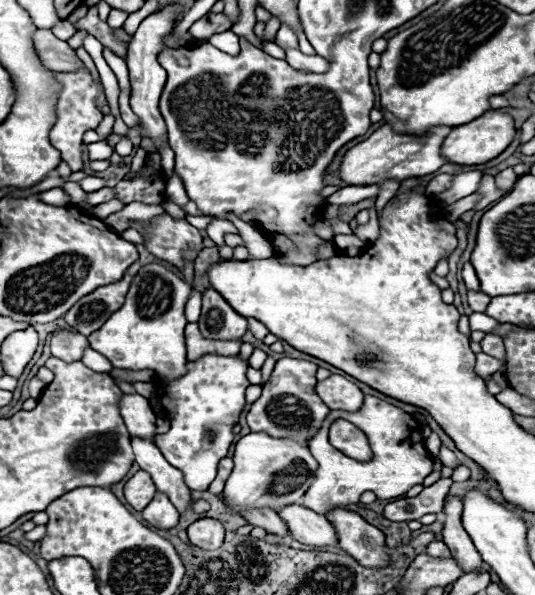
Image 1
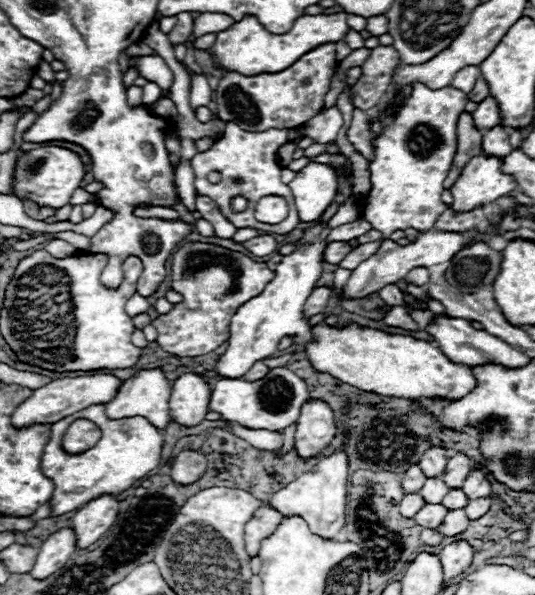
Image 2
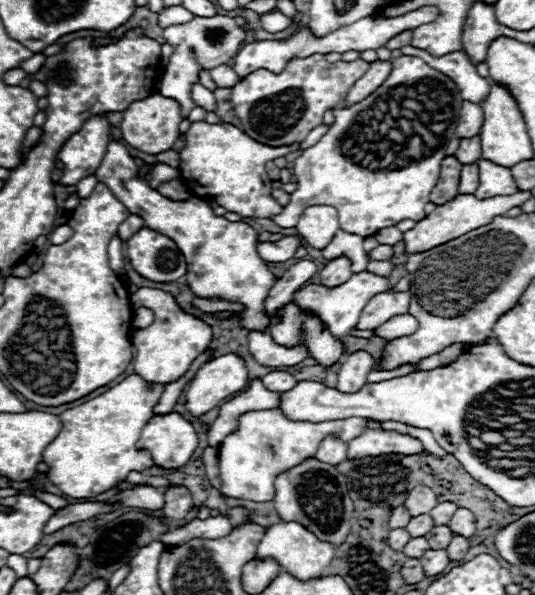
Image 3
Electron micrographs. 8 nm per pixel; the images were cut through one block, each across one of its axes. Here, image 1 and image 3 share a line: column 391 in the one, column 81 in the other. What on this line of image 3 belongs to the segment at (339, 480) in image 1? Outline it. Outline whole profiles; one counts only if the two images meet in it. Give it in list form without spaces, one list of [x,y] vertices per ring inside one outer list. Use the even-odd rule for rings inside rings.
[[[132,374],[126,380],[122,380],[120,384],[116,384],[114,388],[110,388],[108,392],[62,412],[62,416],[60,416],[62,430],[42,452],[44,462],[50,466],[46,478],[72,498],[94,498],[102,492],[108,492],[116,484],[124,482],[130,472],[142,472],[142,470],[154,466],[152,456],[142,456],[142,450],[138,450],[136,444],[140,440],[142,428],[154,416],[154,406],[158,404],[162,392],[164,392],[164,386],[148,384],[138,374]]]

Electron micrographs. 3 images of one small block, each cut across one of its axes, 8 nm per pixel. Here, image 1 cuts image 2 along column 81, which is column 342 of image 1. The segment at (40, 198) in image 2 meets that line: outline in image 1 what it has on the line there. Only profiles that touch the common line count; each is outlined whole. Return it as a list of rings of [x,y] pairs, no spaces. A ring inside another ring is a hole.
[[[388,124],[378,128],[368,140],[352,146],[336,172],[336,176],[346,182],[348,186],[370,186],[370,184],[380,184],[384,180],[408,180],[414,176],[424,176],[432,174],[438,168],[442,168],[446,162],[440,154],[442,140],[448,136],[450,128],[432,128],[426,136],[416,138],[416,136],[406,136],[406,134],[396,134]]]

